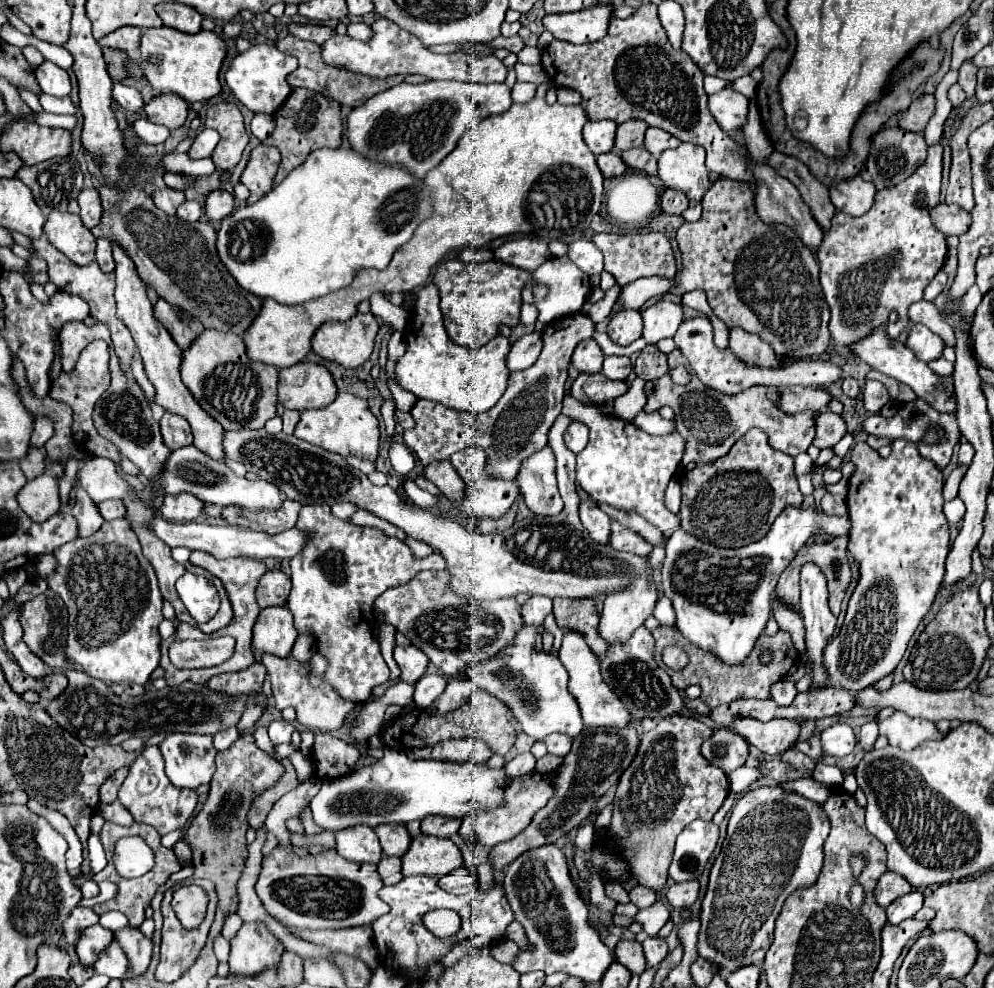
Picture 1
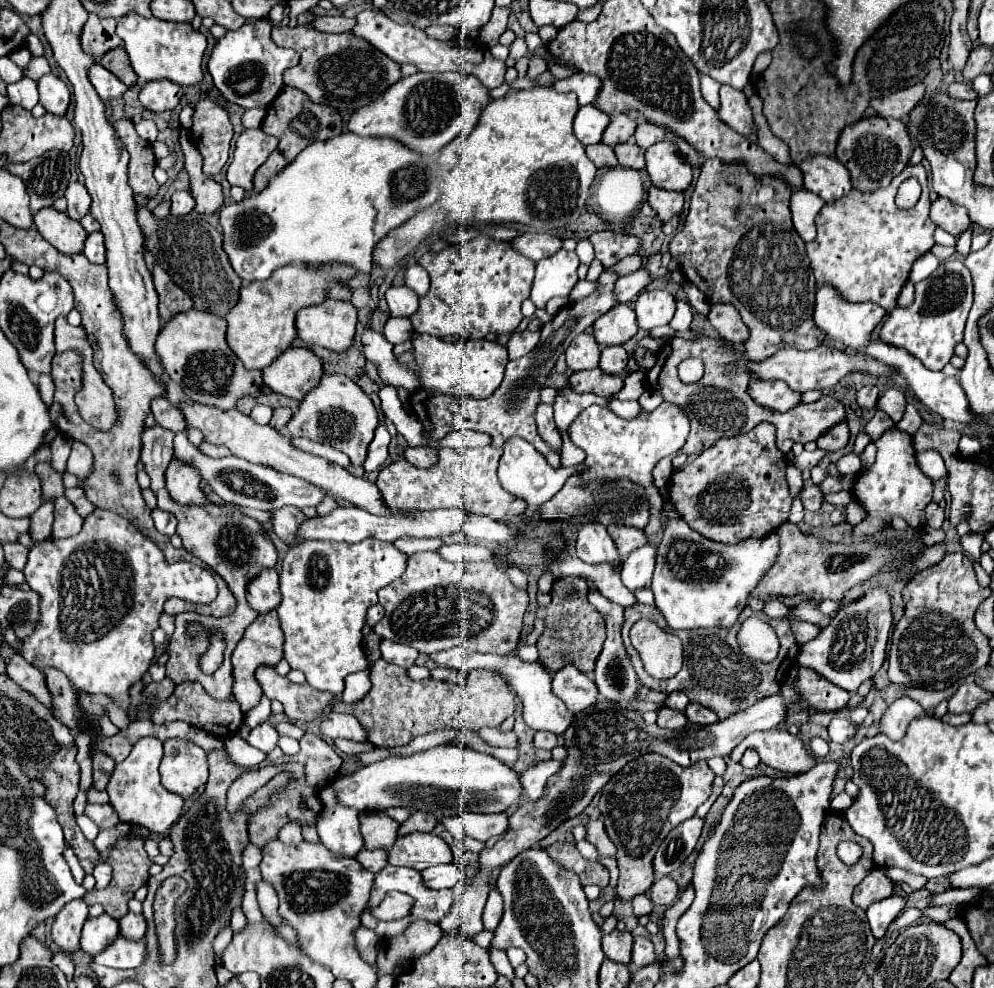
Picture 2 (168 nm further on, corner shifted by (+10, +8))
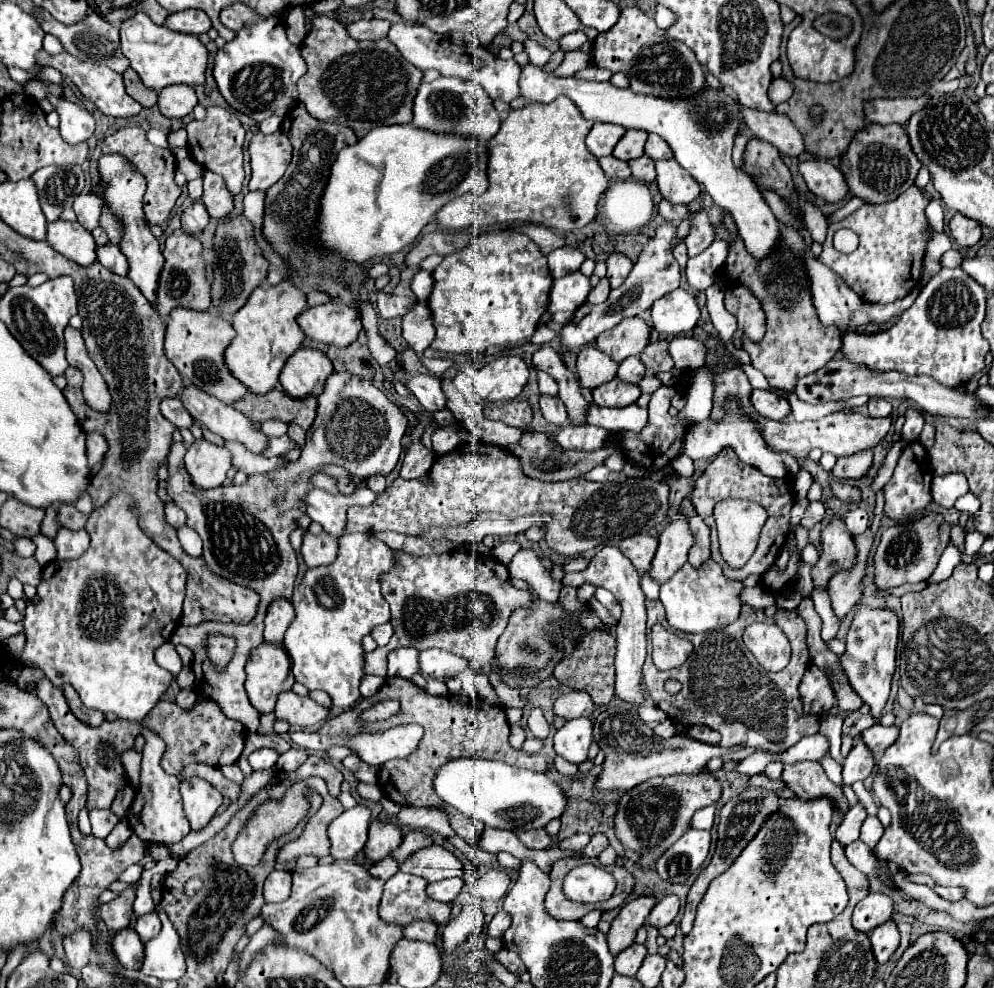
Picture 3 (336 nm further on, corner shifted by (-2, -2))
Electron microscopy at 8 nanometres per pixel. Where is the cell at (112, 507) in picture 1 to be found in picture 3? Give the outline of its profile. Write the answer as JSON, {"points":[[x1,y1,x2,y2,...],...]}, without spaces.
{"points":[[60,505,58,507,58,525,66,527,66,529,72,529,72,531,84,529,86,519,88,517,82,515,76,507,70,507,70,505]]}

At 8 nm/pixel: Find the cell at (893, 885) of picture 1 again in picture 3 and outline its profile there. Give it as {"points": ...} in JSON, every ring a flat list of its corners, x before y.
{"points":[[870,893,862,899,852,915,852,927,860,933,870,933,874,927,886,923,892,915,892,899,882,893]]}

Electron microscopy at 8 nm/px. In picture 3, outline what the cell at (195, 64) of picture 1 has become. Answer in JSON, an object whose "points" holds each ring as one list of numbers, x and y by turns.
{"points":[[136,13,134,17,120,23,120,47,122,47,122,53,126,55,126,59,130,59,130,67,140,75,142,83,154,91,160,91,174,83,184,83,184,85,202,85,204,83,208,51,200,43,200,39,196,35,170,31,164,25,154,25,154,21,146,13]]}

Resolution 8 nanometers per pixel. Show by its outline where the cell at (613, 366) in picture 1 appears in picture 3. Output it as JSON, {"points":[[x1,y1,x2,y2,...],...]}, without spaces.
{"points":[[630,357,628,361,622,361,618,365,618,379,626,383,640,383,646,375,646,367,640,361,640,357]]}

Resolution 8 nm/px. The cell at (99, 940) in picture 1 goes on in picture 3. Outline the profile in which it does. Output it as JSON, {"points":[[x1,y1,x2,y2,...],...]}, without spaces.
{"points":[[132,929,118,931,112,937,112,949,114,949,114,953,116,953,116,957,118,957,118,961,122,963,124,969,138,971,142,967,144,943,140,941,136,931,132,931]]}

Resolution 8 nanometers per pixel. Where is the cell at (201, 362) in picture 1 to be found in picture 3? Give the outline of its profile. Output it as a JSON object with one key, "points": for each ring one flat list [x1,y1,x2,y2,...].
{"points":[[176,307,172,309,168,317,164,351,166,351,166,357,174,363,174,367,186,381,198,385,206,393,230,405,230,401,240,399,248,393,244,385,240,385,240,381,236,381,236,377,232,377,232,373,224,369,222,355,224,355,224,349,230,345,232,337,234,337,234,329,222,317,212,315,210,311,194,311,186,307]]}

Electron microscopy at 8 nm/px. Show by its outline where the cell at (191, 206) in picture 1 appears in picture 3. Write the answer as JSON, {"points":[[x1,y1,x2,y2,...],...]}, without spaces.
{"points":[[194,201,182,211,182,231,188,235,200,233,210,221,210,215,206,213,206,207,202,201]]}

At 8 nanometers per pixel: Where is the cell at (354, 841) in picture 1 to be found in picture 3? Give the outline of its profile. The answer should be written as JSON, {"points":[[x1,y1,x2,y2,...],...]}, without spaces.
{"points":[[356,805,338,815,328,825,330,855,334,859,354,859,364,849,366,833,370,825,370,809]]}

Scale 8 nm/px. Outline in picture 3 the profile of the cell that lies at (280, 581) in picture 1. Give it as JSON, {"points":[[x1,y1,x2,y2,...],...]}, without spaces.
{"points":[[272,601,272,605,268,607,266,619,264,619,264,641,272,643,272,645,280,645,284,639,286,629,290,627,290,623,294,621,294,607,290,601]]}

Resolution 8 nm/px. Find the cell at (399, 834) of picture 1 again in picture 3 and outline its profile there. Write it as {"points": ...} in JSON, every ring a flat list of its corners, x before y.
{"points":[[372,821,368,829,368,843,364,847,364,857,370,863,378,863,390,855,402,841,402,831,390,821]]}

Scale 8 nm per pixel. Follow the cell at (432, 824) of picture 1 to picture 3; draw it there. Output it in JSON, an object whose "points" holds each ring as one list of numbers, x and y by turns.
{"points":[[408,831,402,839,402,843,392,851,392,857,402,863,406,857,410,857,414,851,418,849,424,849,424,847,430,847,432,845,432,837,422,833,422,831]]}

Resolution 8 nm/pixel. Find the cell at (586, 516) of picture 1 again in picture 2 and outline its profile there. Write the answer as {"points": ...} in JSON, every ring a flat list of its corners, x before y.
{"points":[[596,521,580,523,576,551,578,551,578,557,590,565,598,565,604,561,618,563,618,559,620,559,616,547,614,547,614,541,608,535,606,527,602,523,596,523]]}

